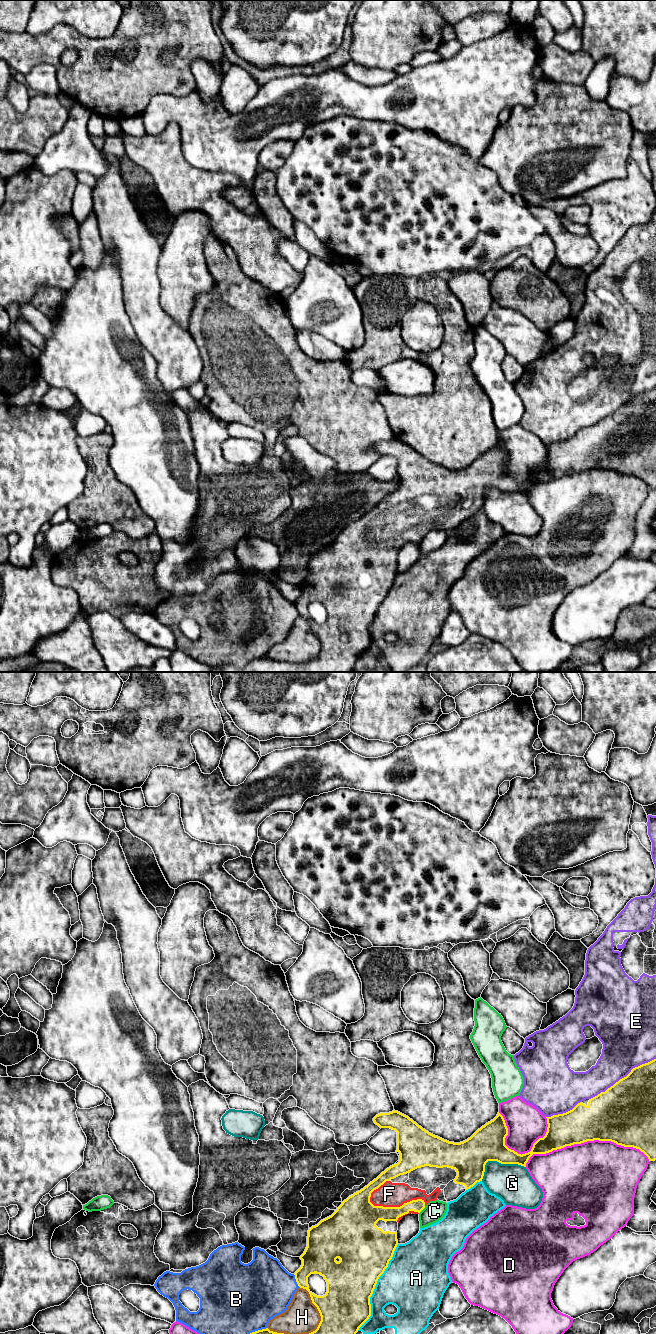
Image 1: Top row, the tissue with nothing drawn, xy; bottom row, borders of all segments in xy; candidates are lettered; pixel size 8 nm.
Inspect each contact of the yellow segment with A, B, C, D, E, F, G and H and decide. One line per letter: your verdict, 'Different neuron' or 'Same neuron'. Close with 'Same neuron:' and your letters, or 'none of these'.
A: Different neuron
B: Different neuron
C: Different neuron
D: Different neuron
E: Different neuron
F: Same neuron
G: Different neuron
H: Different neuron
Same neuron: F

